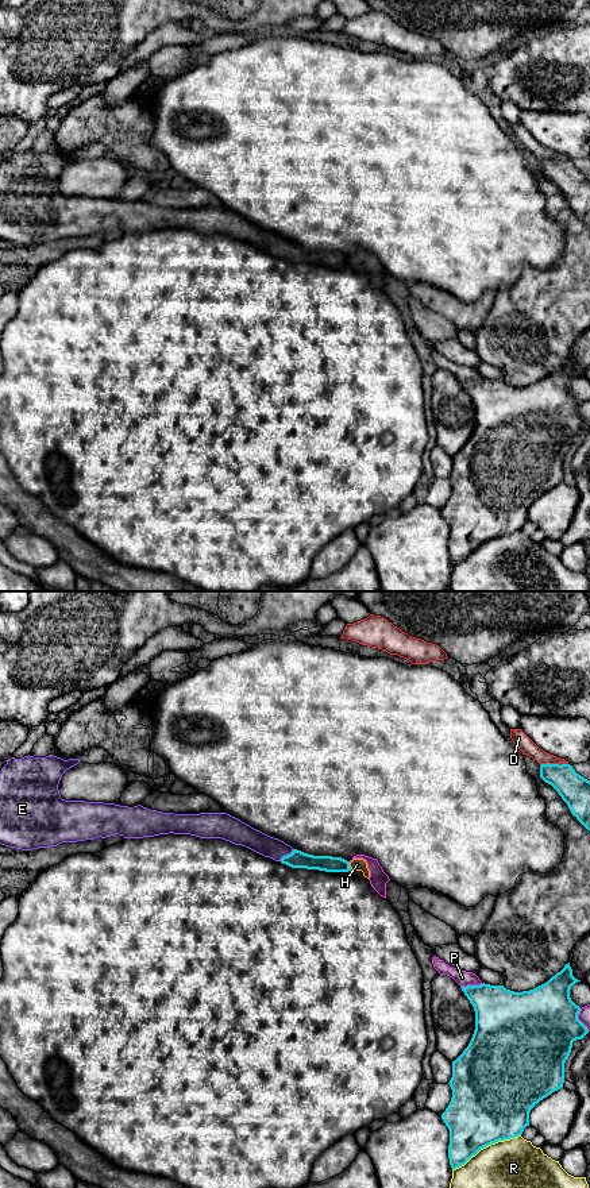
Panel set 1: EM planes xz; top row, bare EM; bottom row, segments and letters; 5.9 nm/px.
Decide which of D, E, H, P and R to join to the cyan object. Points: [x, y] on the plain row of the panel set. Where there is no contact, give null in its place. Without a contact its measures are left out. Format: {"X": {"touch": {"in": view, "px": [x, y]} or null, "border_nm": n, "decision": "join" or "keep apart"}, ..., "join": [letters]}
{"D": {"touch": {"in": "xz", "px": [554, 159]}, "border_nm": 170, "decision": "keep apart"}, "E": {"touch": {"in": "xz", "px": [288, 250]}, "border_nm": 110, "decision": "join"}, "H": {"touch": {"in": "xz", "px": [349, 261]}, "border_nm": 40, "decision": "keep apart"}, "P": {"touch": {"in": "xz", "px": [471, 381]}, "border_nm": 150, "decision": "keep apart"}, "R": {"touch": {"in": "xz", "px": [486, 540]}, "border_nm": 460, "decision": "keep apart"}, "join": ["E"]}

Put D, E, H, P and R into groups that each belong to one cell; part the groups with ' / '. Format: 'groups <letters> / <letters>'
groups D / E / H P / R

